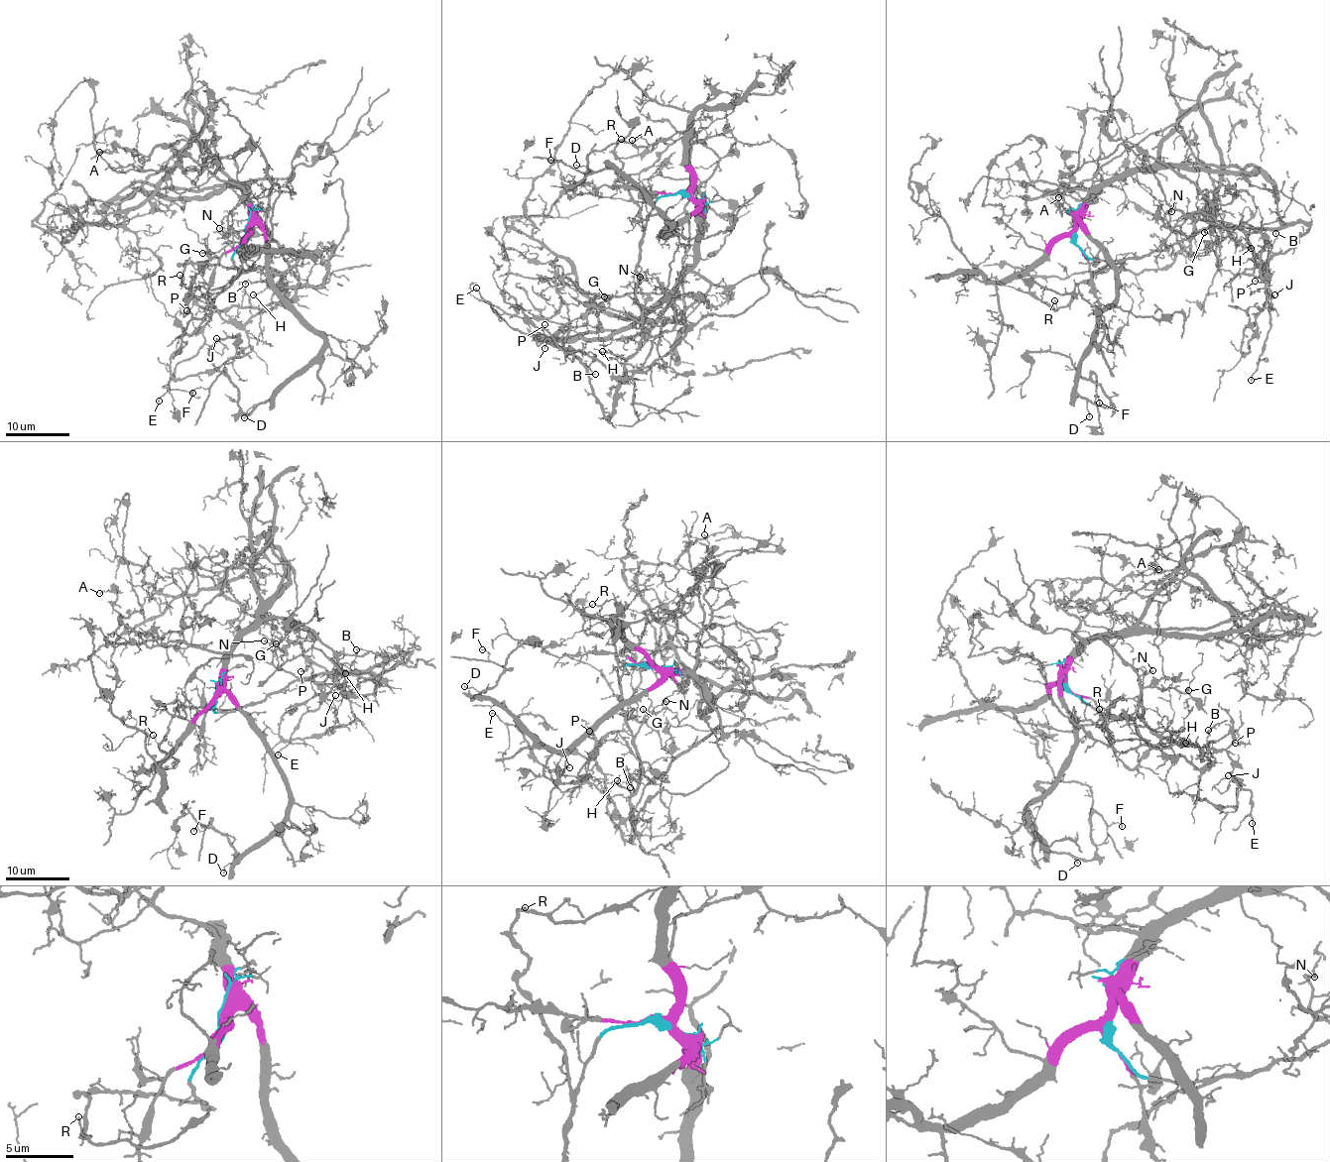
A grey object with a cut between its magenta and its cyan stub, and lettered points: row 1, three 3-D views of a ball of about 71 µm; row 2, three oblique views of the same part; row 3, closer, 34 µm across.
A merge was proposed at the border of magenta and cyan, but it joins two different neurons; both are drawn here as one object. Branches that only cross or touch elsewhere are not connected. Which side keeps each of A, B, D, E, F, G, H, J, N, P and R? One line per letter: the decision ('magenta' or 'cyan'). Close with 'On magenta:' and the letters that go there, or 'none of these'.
A: magenta
B: cyan
D: magenta
E: cyan
F: magenta
G: magenta
H: cyan
J: cyan
N: cyan
P: cyan
R: cyan
On magenta: A, D, F, G

